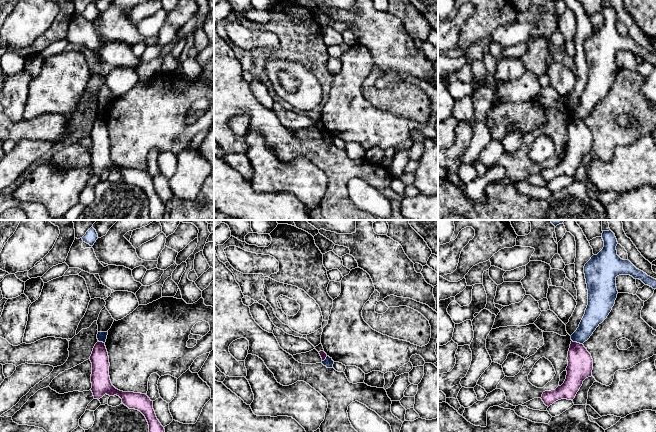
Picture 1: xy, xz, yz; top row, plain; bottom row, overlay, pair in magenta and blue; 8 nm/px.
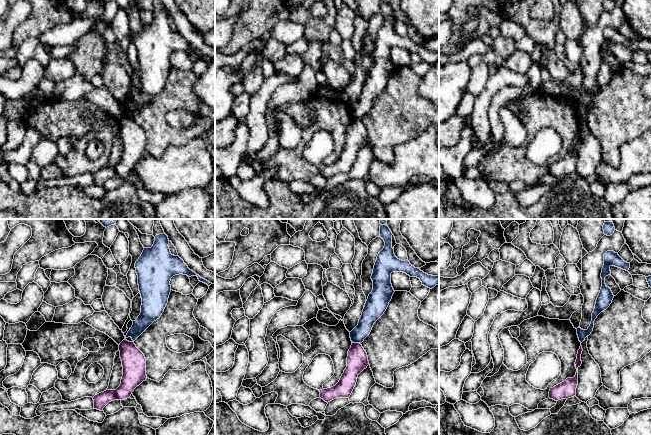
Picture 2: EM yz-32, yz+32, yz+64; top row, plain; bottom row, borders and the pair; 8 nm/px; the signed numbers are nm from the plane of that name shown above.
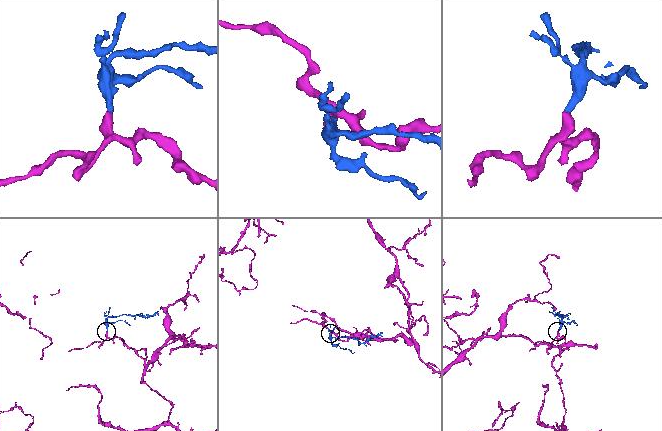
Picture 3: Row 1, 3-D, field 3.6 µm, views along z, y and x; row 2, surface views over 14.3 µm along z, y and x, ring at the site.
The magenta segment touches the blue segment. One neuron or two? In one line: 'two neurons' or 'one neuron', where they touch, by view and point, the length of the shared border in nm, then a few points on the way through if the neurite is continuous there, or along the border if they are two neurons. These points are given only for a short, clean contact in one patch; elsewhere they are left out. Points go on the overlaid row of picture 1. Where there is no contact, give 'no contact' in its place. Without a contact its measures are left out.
two neurons | yz (576, 342) | 90 nm | along yz (572, 340), (582, 344)

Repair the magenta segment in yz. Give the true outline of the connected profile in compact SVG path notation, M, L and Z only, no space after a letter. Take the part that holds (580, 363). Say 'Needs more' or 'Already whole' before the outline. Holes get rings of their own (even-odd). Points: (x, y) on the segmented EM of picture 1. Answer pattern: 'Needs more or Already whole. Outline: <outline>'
Already whole. Outline: M571 341L567 360L564 383L555 390L545 391L542 394L541 399L548 407L561 399L573 400L583 381L592 376L593 359L583 344Z

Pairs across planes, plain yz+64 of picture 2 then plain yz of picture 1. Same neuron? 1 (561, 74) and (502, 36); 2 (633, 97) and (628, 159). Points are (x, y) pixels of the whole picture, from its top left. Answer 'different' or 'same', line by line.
1: different
2: different

